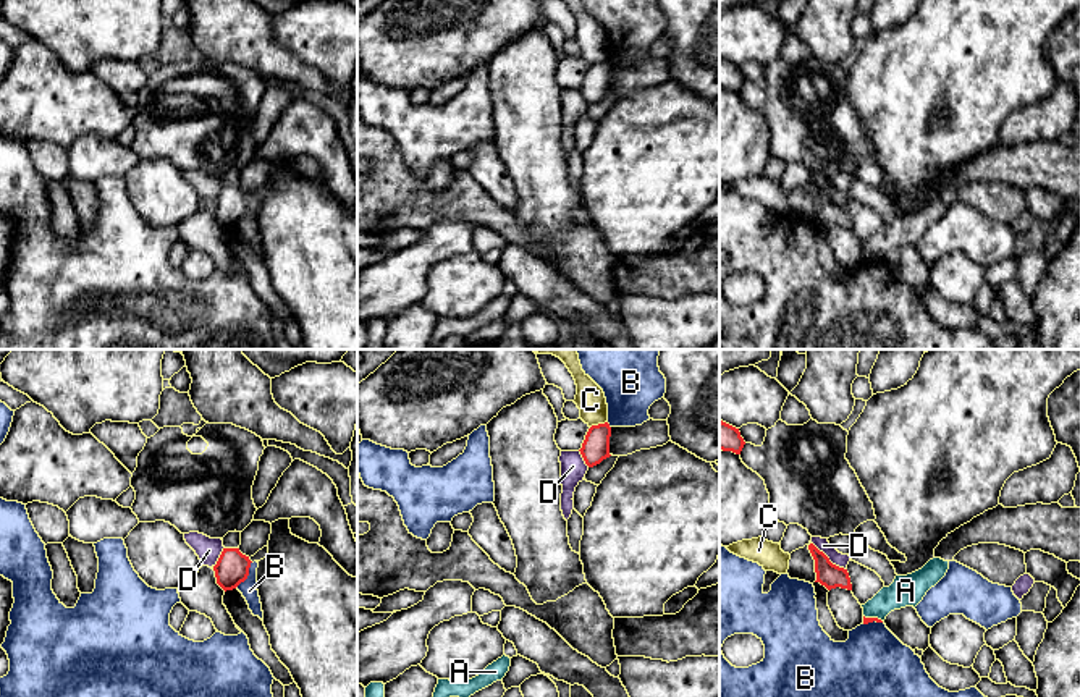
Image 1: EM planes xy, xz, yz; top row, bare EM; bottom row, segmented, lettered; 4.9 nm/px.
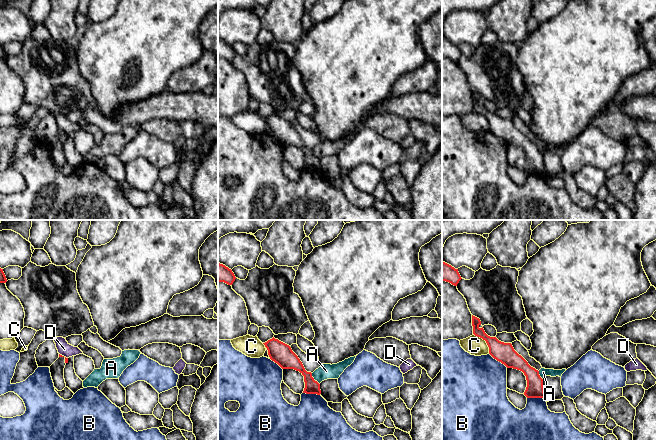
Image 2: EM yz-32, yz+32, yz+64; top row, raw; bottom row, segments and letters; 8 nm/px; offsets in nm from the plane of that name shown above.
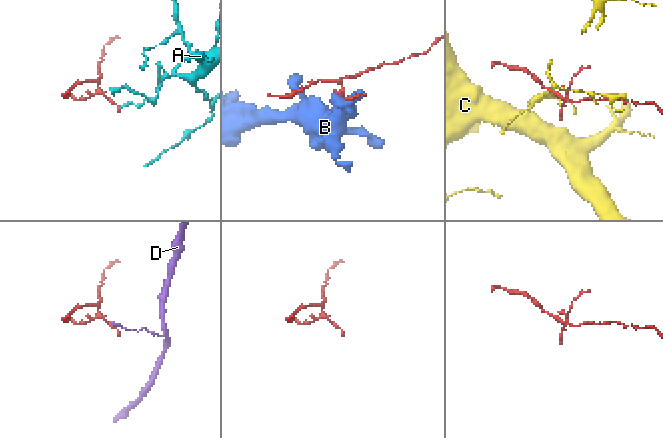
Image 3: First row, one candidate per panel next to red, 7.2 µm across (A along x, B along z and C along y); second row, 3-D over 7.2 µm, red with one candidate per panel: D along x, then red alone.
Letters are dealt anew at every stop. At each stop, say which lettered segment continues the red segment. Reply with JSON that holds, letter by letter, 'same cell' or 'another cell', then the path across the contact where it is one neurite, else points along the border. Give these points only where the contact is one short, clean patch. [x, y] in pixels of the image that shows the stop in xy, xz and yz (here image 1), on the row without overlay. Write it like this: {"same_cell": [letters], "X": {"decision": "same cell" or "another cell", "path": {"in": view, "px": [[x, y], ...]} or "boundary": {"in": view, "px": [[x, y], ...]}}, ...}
{"same_cell": [], "A": {"decision": "another cell", "boundary": {"in": "yz", "px": [[864, 253], [881, 259]]}}, "B": {"decision": "another cell"}, "C": {"decision": "another cell"}, "D": {"decision": "another cell", "boundary": {"in": "yz", "px": [[812, 180], [844, 207]]}}}

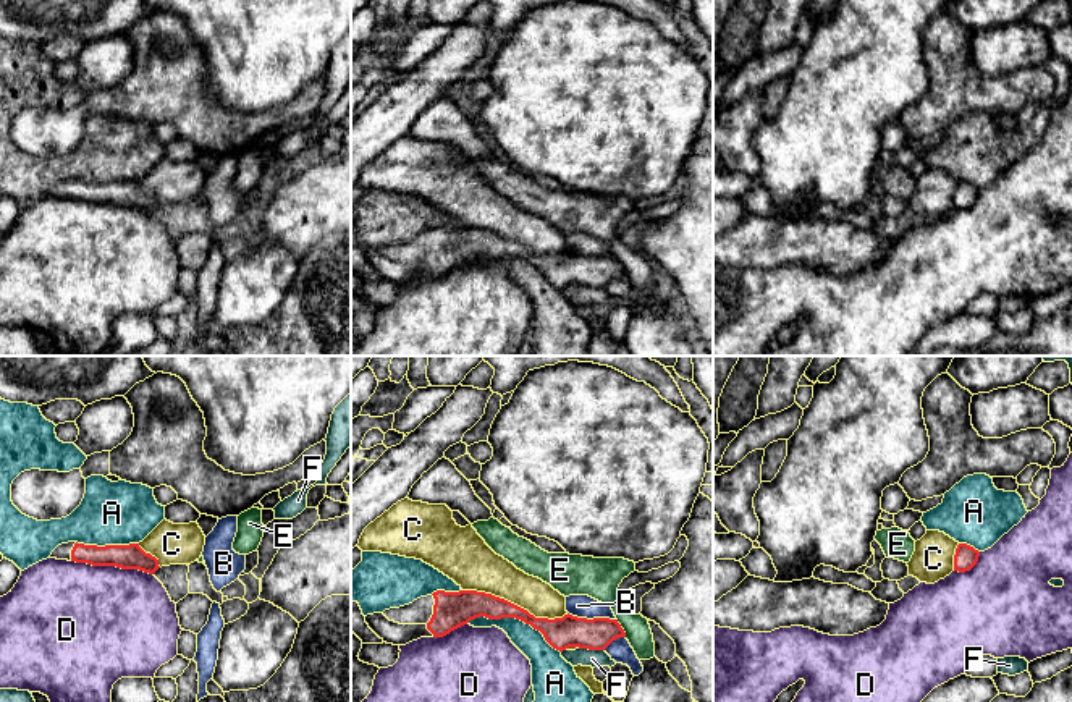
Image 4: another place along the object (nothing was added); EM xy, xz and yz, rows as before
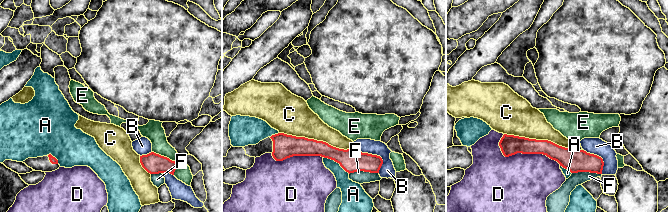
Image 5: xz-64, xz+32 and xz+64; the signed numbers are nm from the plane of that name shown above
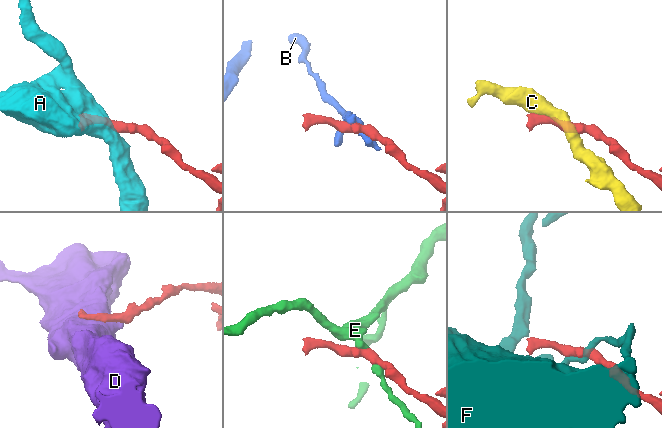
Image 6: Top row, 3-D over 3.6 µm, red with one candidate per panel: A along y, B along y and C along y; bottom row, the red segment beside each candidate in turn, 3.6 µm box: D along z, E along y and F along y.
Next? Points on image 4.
{"same_cell": [], "A": {"decision": "another cell"}, "B": {"decision": "another cell"}, "C": {"decision": "another cell"}, "D": {"decision": "another cell"}, "E": {"decision": "another cell"}, "F": {"decision": "another cell"}}

